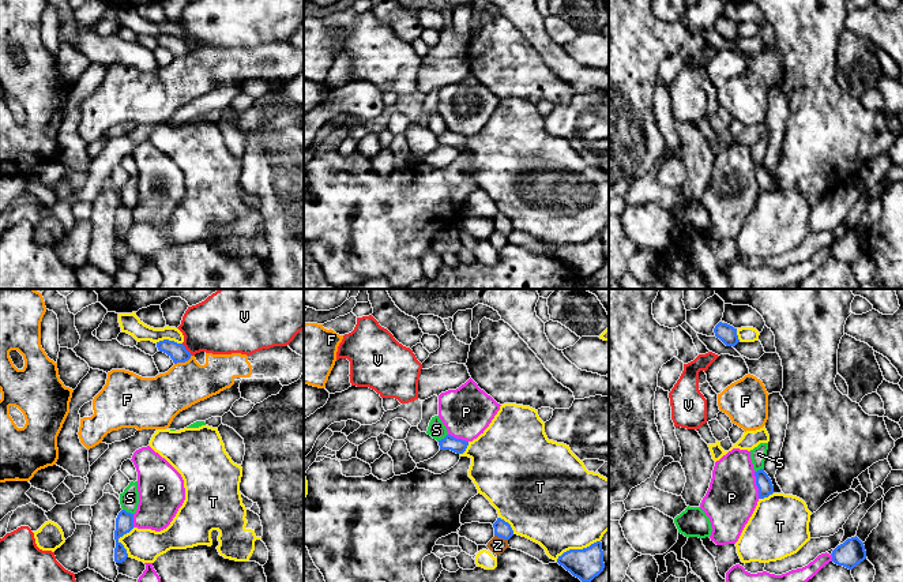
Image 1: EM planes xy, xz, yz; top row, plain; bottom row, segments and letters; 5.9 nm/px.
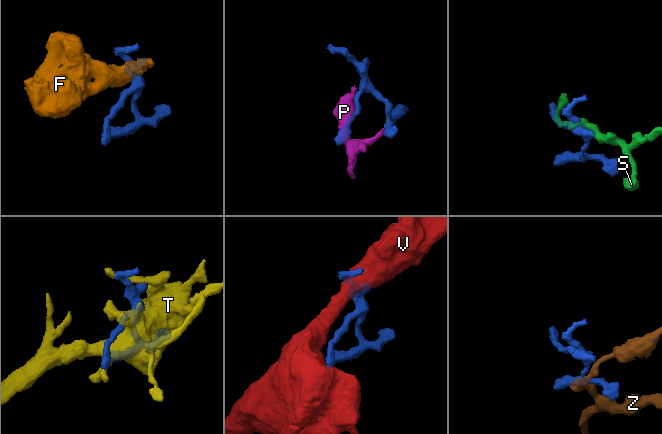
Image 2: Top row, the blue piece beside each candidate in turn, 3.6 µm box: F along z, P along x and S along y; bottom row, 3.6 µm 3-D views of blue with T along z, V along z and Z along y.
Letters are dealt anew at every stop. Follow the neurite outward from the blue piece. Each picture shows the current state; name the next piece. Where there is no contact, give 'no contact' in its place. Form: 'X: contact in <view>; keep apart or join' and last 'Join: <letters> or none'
F: contact in xy; keep apart
P: contact in yz; keep apart
S: contact in xy; keep apart
T: contact in xz; keep apart
V: contact in xy; keep apart
Z: contact in xz; keep apart
Join: none

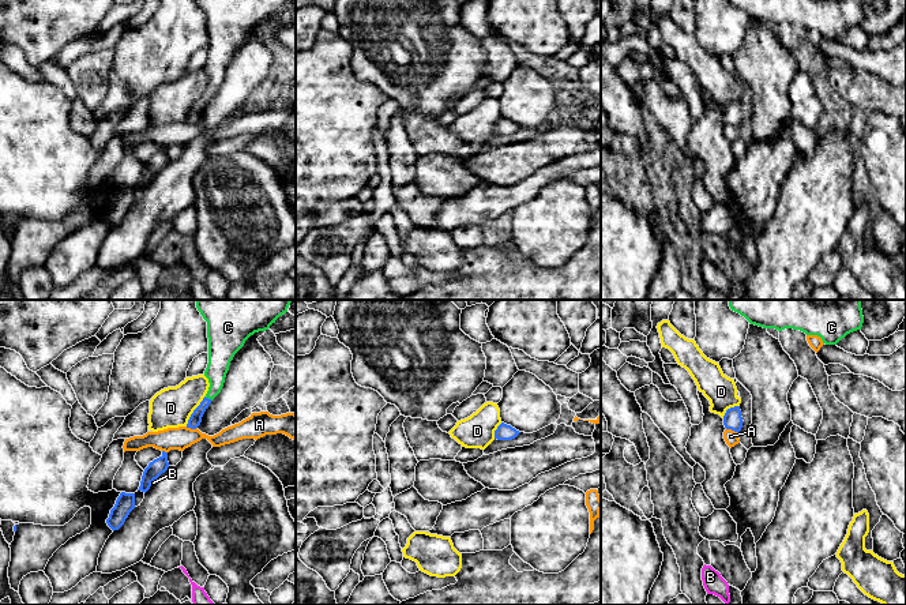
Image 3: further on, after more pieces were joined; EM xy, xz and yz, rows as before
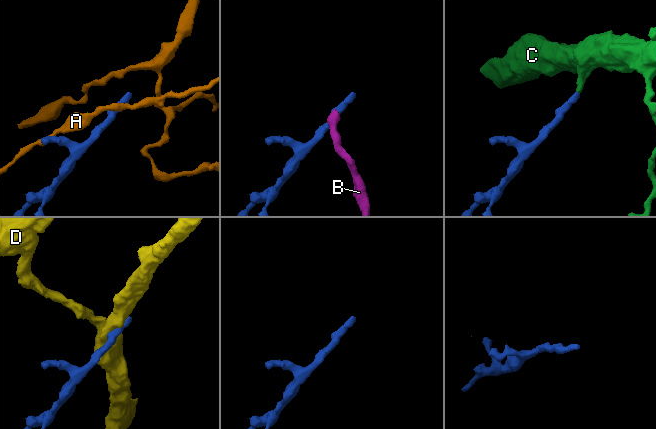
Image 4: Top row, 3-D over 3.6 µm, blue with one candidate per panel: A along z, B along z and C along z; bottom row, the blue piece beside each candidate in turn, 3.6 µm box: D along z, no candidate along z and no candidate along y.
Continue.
A: contact in yz; keep apart
B: contact in xy; keep apart
C: contact in xy; join
D: contact in xy; keep apart
Join: C

